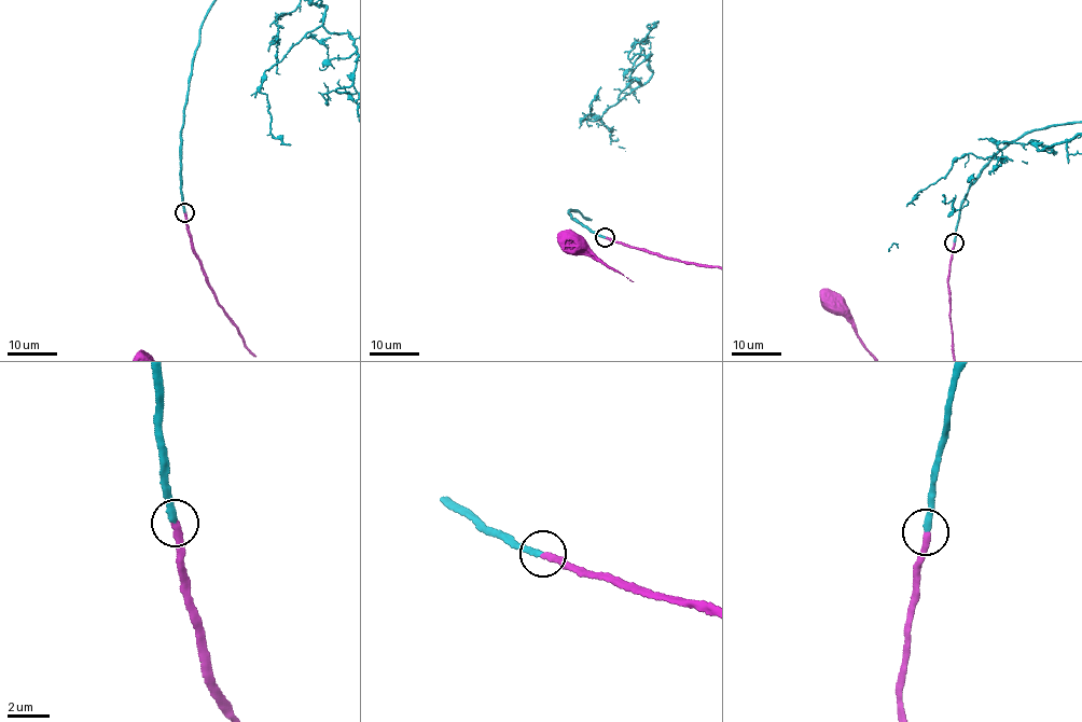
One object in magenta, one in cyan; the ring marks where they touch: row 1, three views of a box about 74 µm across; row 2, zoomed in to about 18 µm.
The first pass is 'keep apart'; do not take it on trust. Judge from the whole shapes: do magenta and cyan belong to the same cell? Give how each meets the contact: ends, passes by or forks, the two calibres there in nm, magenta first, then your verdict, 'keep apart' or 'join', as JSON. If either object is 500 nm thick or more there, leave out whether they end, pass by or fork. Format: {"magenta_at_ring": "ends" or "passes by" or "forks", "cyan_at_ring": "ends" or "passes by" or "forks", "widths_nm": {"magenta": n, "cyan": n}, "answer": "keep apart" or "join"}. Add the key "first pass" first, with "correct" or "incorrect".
{"first pass": "incorrect", "magenta_at_ring": "ends", "cyan_at_ring": "ends", "widths_nm": {"magenta": 320, "cyan": 280}, "answer": "join"}

